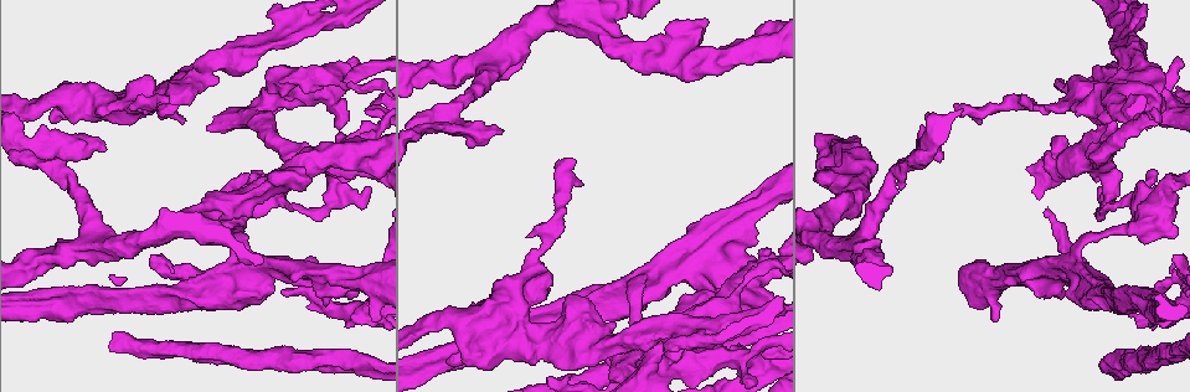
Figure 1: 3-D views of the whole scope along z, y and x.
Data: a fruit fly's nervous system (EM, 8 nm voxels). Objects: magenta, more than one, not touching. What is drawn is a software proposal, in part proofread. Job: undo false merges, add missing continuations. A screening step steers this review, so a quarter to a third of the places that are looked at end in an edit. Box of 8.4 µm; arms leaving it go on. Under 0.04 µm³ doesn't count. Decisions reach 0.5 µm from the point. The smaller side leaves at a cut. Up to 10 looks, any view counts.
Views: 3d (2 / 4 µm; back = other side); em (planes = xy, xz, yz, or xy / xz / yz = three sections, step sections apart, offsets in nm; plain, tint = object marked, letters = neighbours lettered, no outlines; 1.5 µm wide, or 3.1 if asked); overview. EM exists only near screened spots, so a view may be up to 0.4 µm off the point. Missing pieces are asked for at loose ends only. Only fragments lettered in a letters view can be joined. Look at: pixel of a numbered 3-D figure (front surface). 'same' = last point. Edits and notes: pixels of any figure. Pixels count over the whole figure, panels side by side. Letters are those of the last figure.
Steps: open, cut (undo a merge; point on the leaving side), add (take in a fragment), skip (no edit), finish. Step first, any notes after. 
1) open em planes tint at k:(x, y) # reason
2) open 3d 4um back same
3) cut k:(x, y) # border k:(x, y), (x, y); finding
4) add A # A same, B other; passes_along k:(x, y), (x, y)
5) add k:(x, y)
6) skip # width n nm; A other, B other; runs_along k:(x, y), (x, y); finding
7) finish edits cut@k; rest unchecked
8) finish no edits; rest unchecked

open em planes letters at 1:(323, 303) # free end

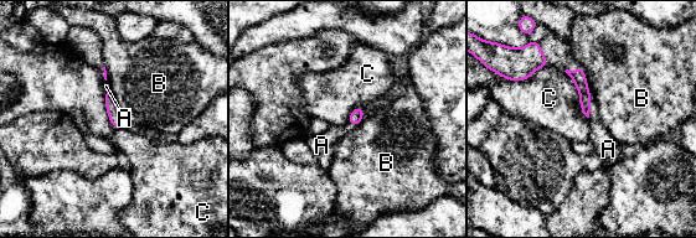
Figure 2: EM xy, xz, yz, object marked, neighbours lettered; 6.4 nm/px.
add 2:(601, 138) # A same, B other, C other; the neuron continues

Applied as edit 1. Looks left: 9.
open 3d 4um at 1:(1141, 189) # an open end

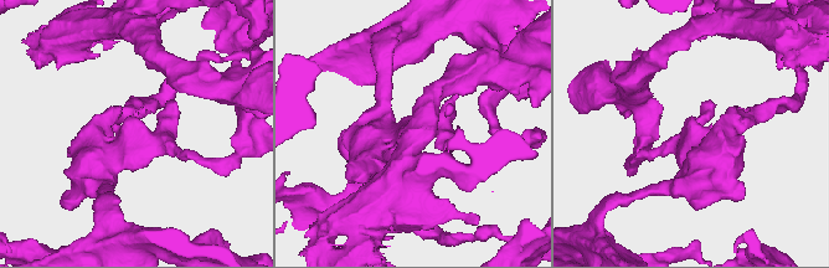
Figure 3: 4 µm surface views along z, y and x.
open em planes letters at 3:(144, 128) # need the tissue

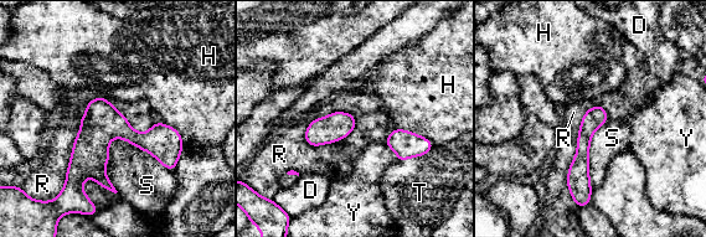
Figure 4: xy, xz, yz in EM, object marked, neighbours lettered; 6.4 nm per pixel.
skip # longest_contact S 460 nm; D other, H other, R other, S other, T other, Y other; runs_along 4:(179, 140), (111, 133), (78, 183); none of them fits

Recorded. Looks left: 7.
open 3d 4um at 1:(705, 319) # an open end

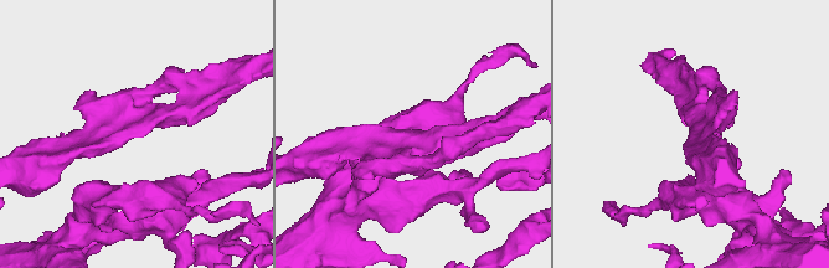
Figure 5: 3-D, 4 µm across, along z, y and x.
open em planes tint at 5:(137, 133)

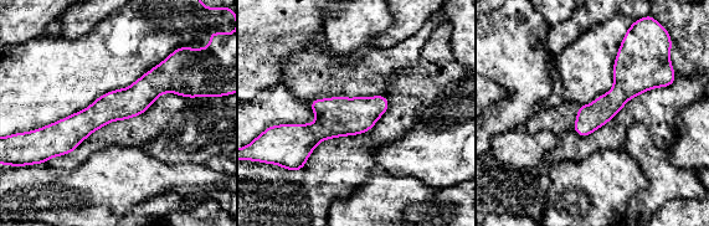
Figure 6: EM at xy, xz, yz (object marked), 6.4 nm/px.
open em planes letters same # what lies round it

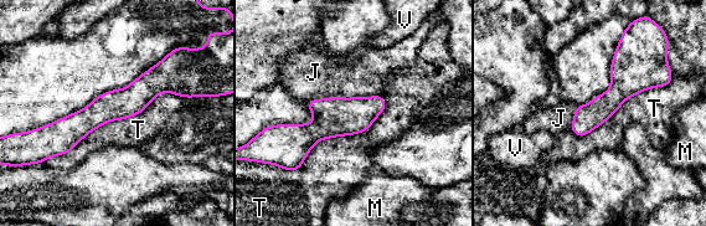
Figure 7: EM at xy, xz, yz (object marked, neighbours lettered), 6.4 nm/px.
skip # width 200 nm; J other, M other, T other, V other; runs_along 7:(189, 92), (149, 85), (46, 133); no lettered fragment goes on from it

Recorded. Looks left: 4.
open 3d 4um at 1:(906, 163)

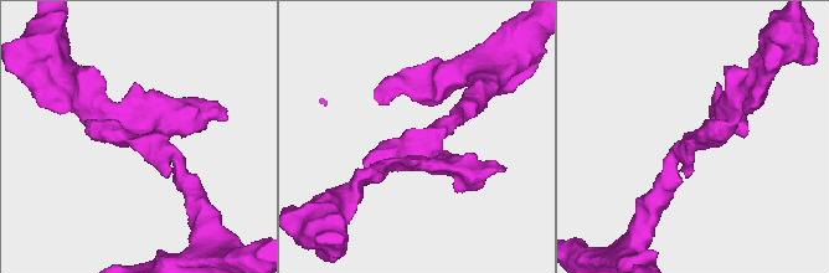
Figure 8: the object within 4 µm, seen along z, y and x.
open em planes letters at 8:(422, 140) # arms 3; arm_widths 240, 300, 320 nm

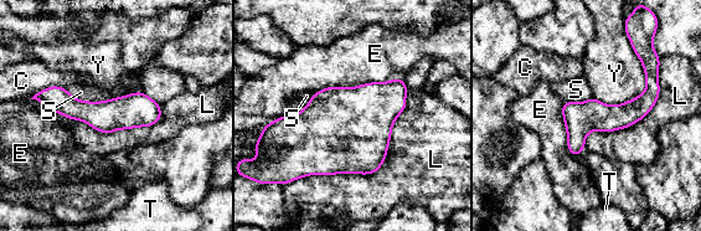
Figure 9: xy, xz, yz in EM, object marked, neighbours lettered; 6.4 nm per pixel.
skip # C other, E other, L other, S other, T other, Y other; border 9:(66, 88), (84, 101), (139, 90); continuous, no second neuron

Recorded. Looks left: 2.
finish edits add@2; rest unchecked

